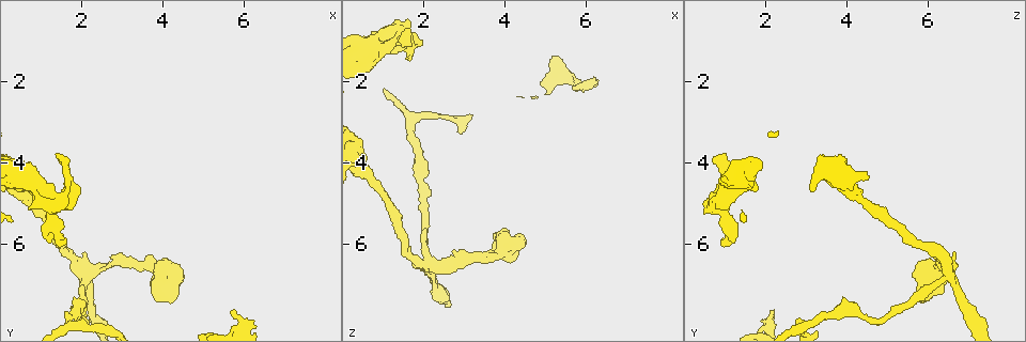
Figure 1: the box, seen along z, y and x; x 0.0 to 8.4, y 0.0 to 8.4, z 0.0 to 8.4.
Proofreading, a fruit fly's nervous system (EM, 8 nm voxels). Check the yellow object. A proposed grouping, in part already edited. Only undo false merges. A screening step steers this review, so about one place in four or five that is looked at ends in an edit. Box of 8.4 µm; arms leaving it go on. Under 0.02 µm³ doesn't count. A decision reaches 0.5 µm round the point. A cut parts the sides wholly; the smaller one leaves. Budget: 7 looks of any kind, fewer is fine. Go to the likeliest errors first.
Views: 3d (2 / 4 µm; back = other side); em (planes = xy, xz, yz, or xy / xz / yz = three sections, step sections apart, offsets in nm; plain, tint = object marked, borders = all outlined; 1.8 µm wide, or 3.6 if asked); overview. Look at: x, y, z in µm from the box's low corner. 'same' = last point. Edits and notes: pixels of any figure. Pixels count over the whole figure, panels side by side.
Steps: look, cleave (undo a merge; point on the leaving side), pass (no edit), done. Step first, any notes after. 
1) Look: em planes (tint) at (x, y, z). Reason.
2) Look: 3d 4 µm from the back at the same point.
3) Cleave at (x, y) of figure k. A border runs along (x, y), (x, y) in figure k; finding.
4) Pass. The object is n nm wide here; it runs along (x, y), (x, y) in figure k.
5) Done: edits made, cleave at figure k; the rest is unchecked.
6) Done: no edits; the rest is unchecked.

Look: em 3.6 µm planes (tint) at (2.05, 6.80, 6.45). Four or more arms meet.

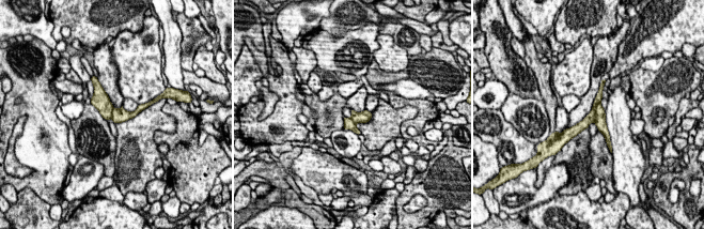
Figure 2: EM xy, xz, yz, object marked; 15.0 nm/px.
Cleave at (590, 118) of figure 2. The object is 200 nm wide here; a second neuron is stuck on.

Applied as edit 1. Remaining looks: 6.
Look: overview. See it whole again.

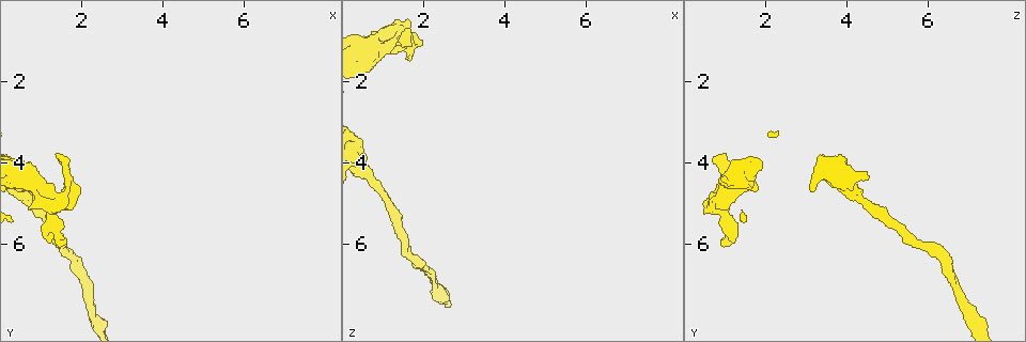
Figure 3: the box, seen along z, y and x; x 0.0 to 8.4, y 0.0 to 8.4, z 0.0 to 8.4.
Look: 3d 4 µm at (1.25, 5.05, 0.75).

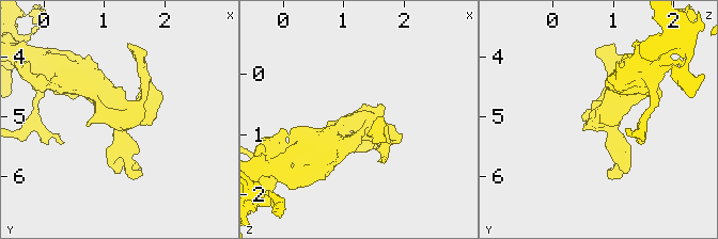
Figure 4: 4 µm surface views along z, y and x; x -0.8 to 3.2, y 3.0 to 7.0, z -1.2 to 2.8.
Look: em planes (tint) at (1.25, 5.05, 0.75). 3 arms meet here; the arms are 200, 280, 420 nm wide; need the tissue.

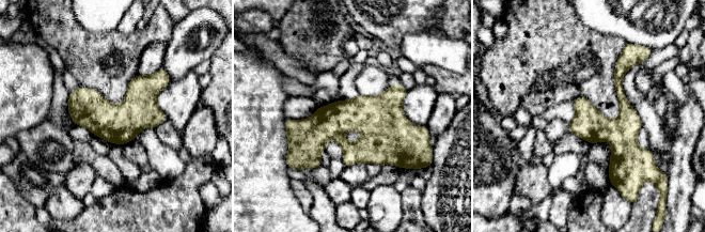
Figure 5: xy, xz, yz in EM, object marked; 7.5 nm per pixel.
Pass. The object is 240 nm wide here; all the same neuron.

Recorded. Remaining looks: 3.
Done: edits made, cleave at figure 2; the rest is unchecked.

